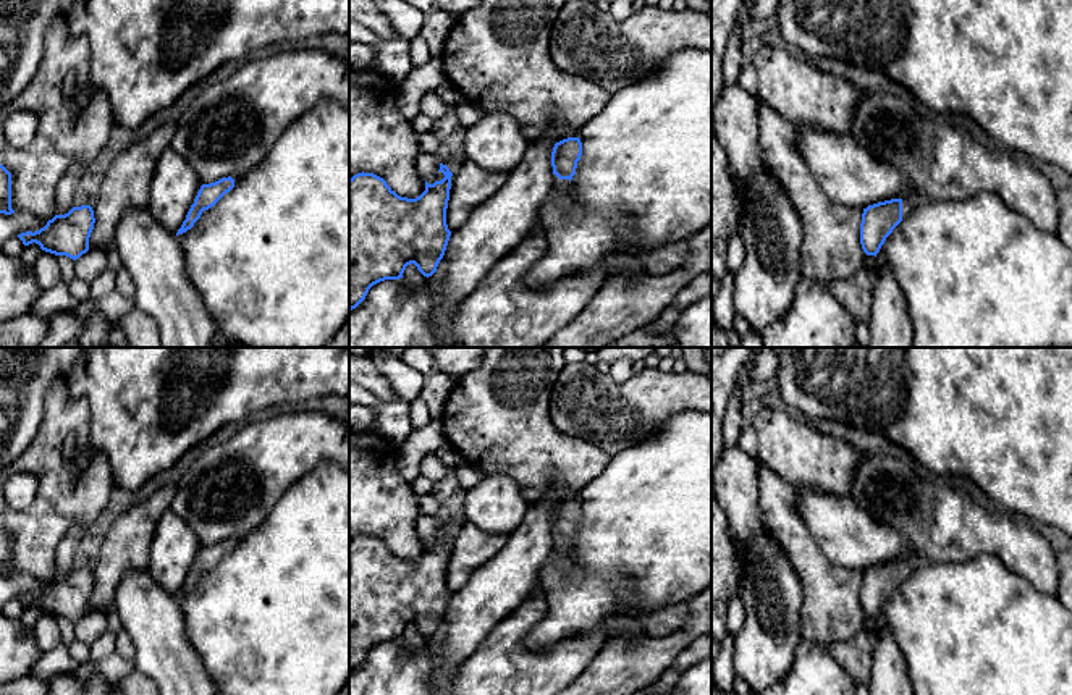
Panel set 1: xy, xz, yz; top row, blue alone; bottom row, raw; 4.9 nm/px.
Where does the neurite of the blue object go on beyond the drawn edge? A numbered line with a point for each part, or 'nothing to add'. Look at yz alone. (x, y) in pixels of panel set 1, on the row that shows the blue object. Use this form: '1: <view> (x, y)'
1: yz (909, 202)

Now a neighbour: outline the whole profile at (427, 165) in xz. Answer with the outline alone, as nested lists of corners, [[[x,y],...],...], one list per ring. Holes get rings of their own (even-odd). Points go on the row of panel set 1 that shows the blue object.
[[[420,152],[416,160],[416,170],[422,179],[433,178],[440,170],[440,160],[435,154]]]

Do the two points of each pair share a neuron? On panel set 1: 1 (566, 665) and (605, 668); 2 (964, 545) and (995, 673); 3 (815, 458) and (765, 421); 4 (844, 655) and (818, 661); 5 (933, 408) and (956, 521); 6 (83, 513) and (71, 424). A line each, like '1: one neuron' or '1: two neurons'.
1: two neurons
2: two neurons
3: one neuron
4: two neurons
5: two neurons
6: one neuron

